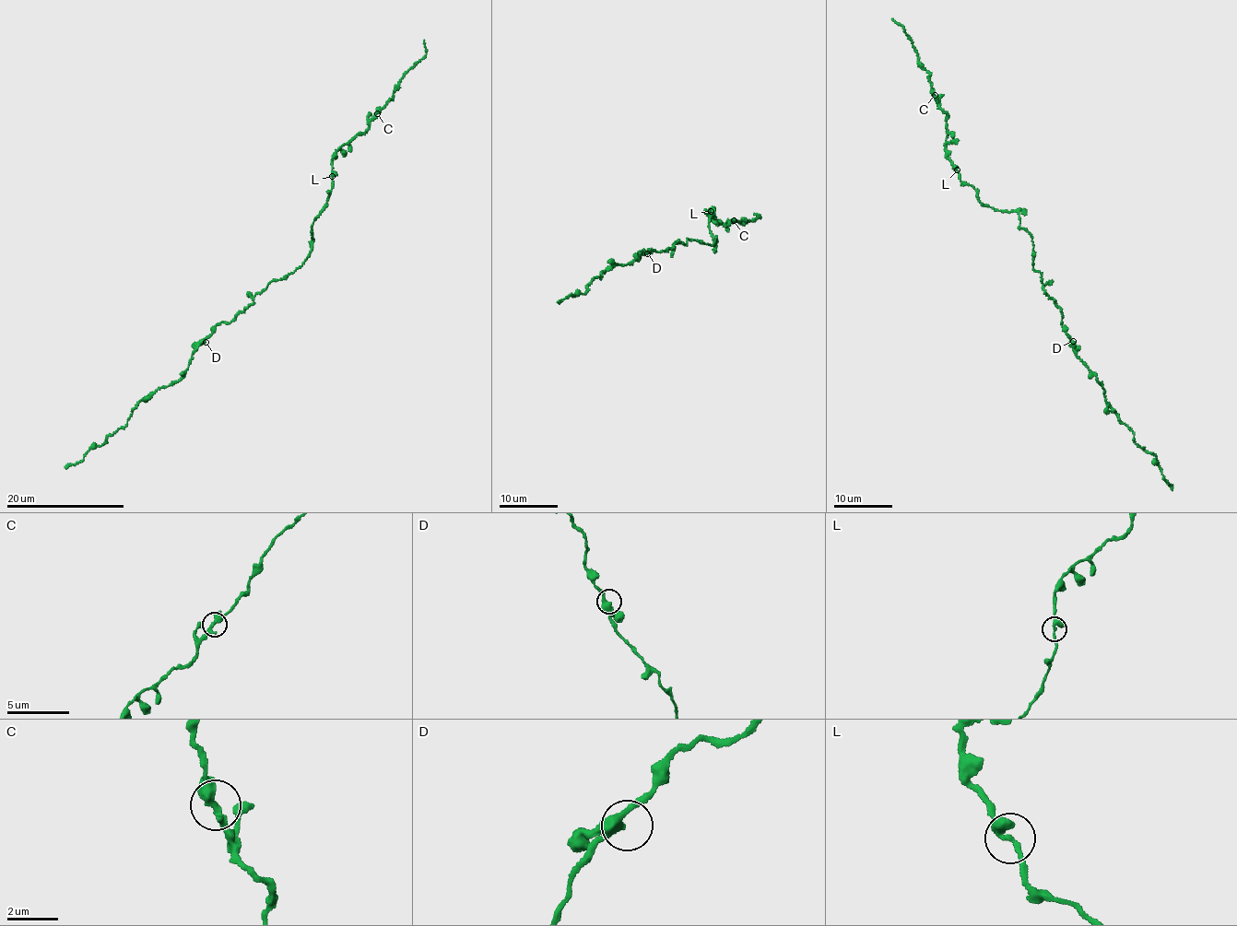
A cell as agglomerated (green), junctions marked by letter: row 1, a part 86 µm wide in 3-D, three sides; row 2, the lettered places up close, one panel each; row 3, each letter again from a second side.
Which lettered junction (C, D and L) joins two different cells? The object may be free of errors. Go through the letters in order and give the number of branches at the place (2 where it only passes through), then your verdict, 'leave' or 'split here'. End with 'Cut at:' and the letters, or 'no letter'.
C: 2 | leave
D: 2 | leave
L: 2 | leave
Cut at: no letter

